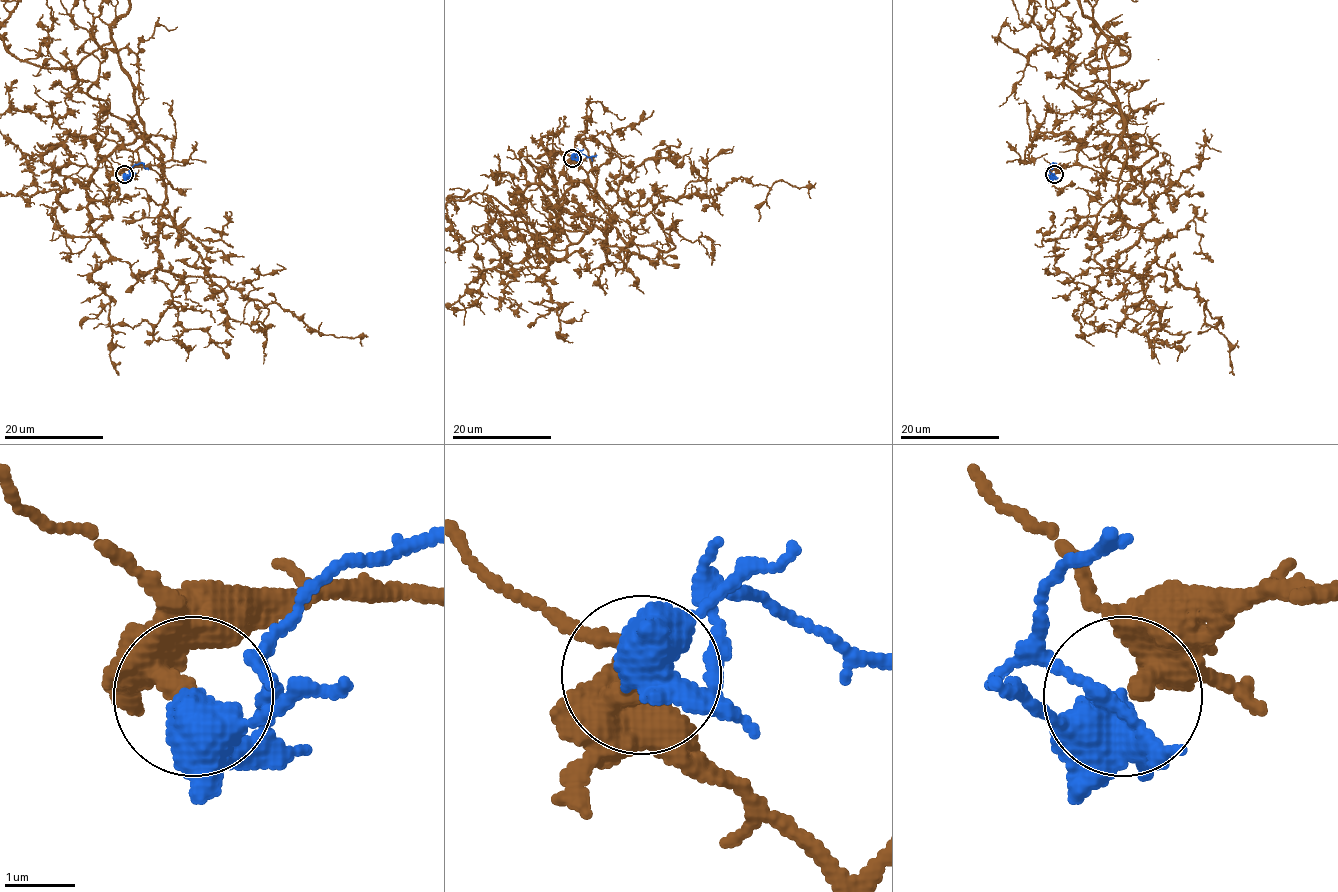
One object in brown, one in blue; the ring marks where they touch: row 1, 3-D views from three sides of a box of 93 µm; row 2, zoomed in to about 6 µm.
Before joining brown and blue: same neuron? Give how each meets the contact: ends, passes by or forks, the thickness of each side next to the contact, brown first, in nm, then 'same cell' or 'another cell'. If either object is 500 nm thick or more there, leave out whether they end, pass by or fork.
brown ends there; blue forks there; 360 nm thick on the brown side, 420 nm on the other; another cell

